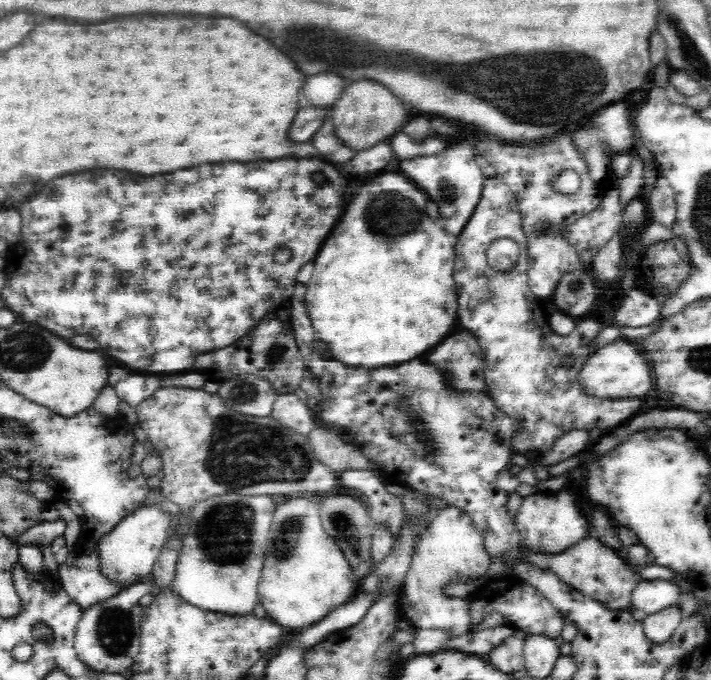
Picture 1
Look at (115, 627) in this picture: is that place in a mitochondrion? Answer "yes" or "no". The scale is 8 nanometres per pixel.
yes

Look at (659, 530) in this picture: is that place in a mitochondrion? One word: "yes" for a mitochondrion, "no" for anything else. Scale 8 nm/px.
no

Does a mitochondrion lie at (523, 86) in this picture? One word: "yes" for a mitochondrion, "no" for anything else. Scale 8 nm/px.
yes

